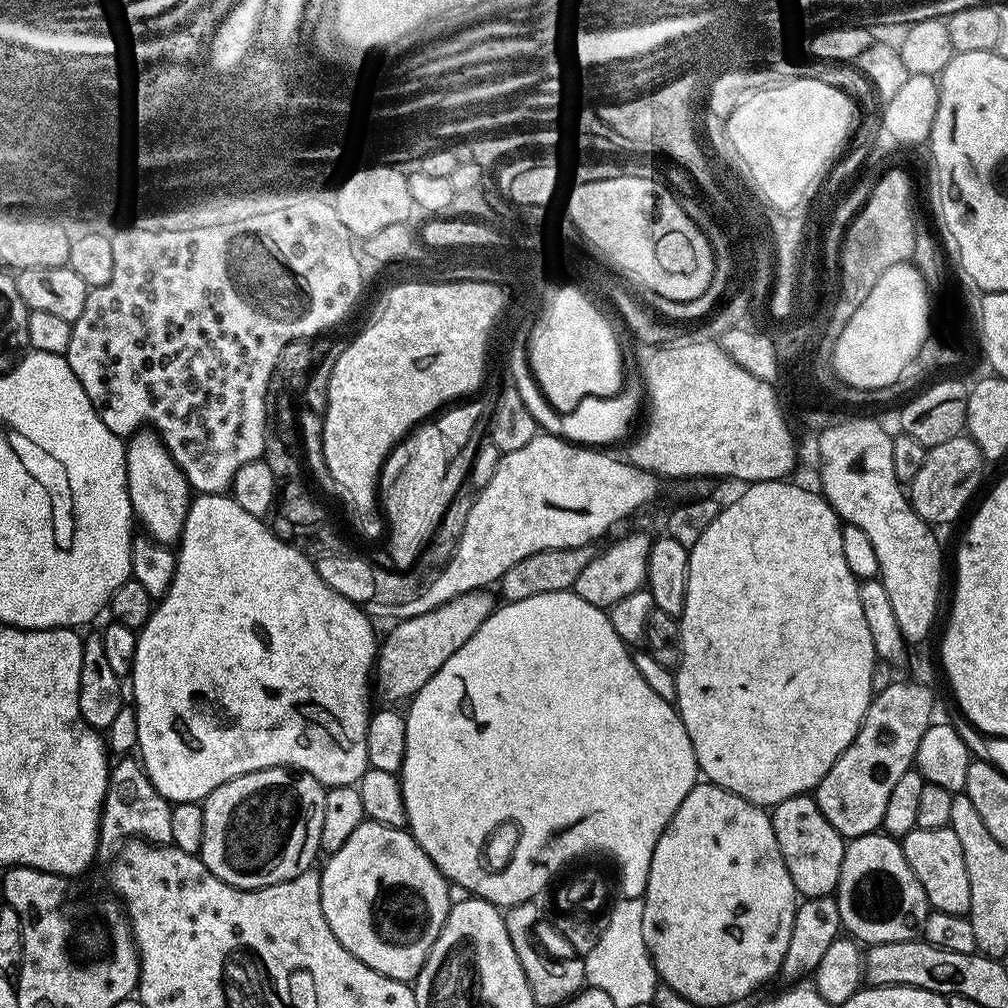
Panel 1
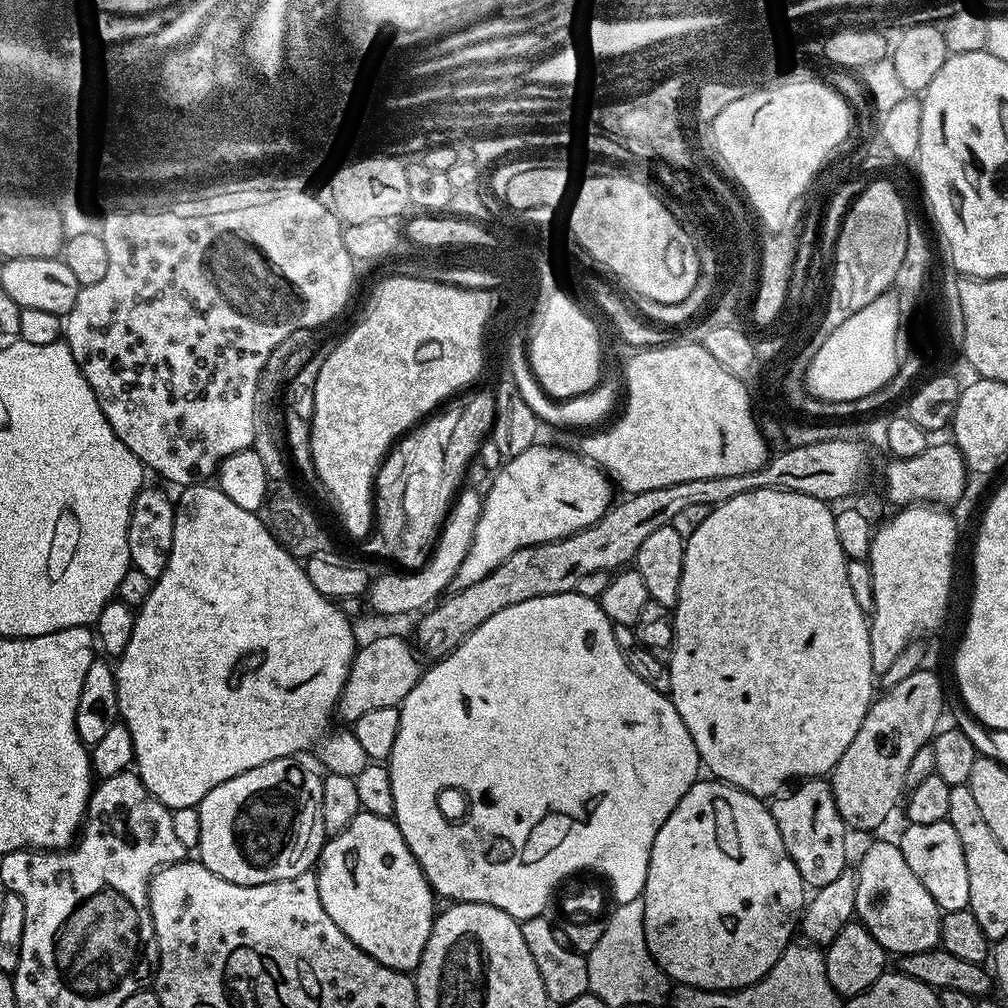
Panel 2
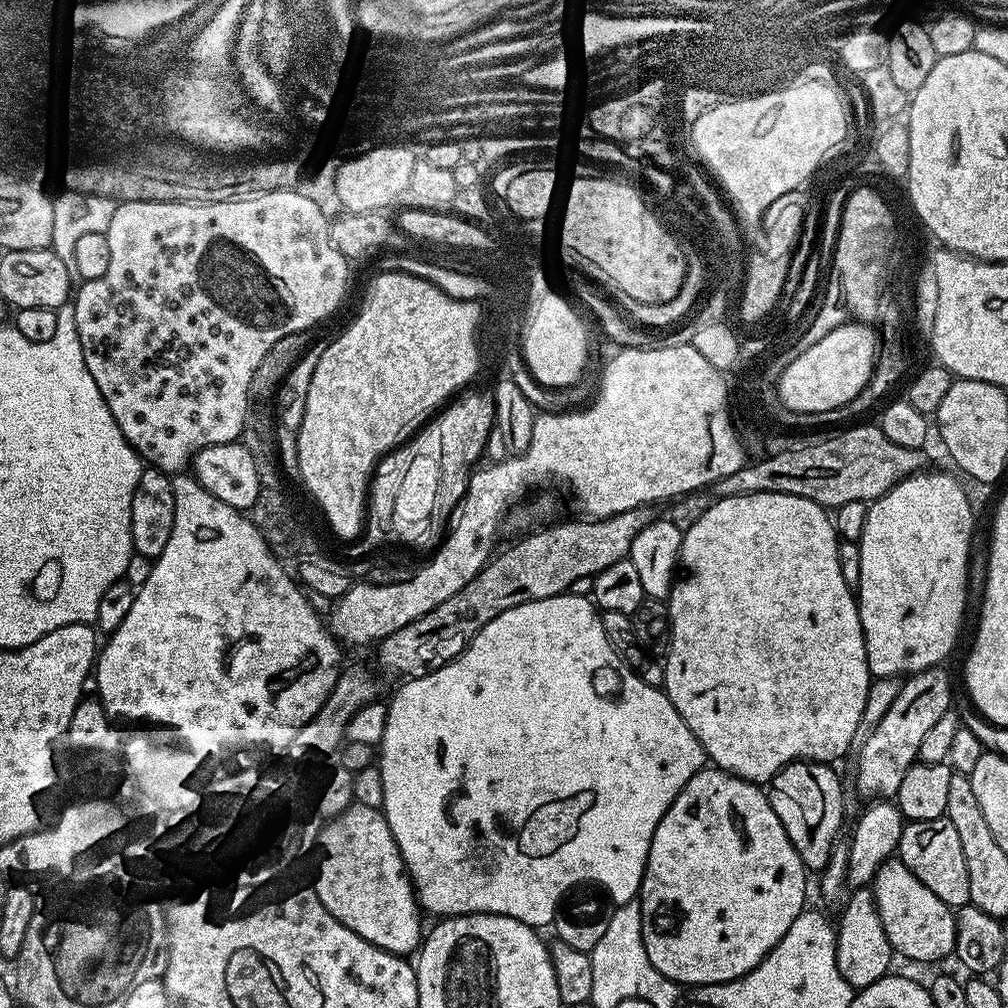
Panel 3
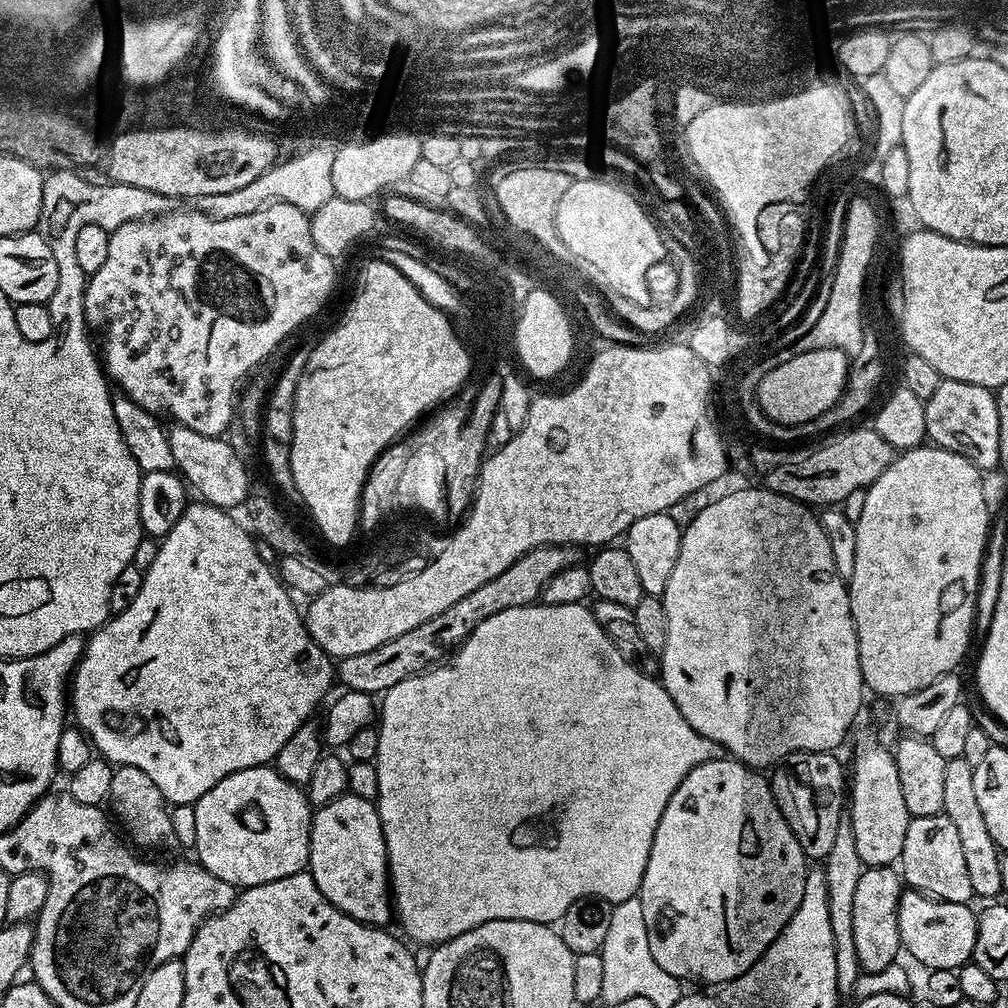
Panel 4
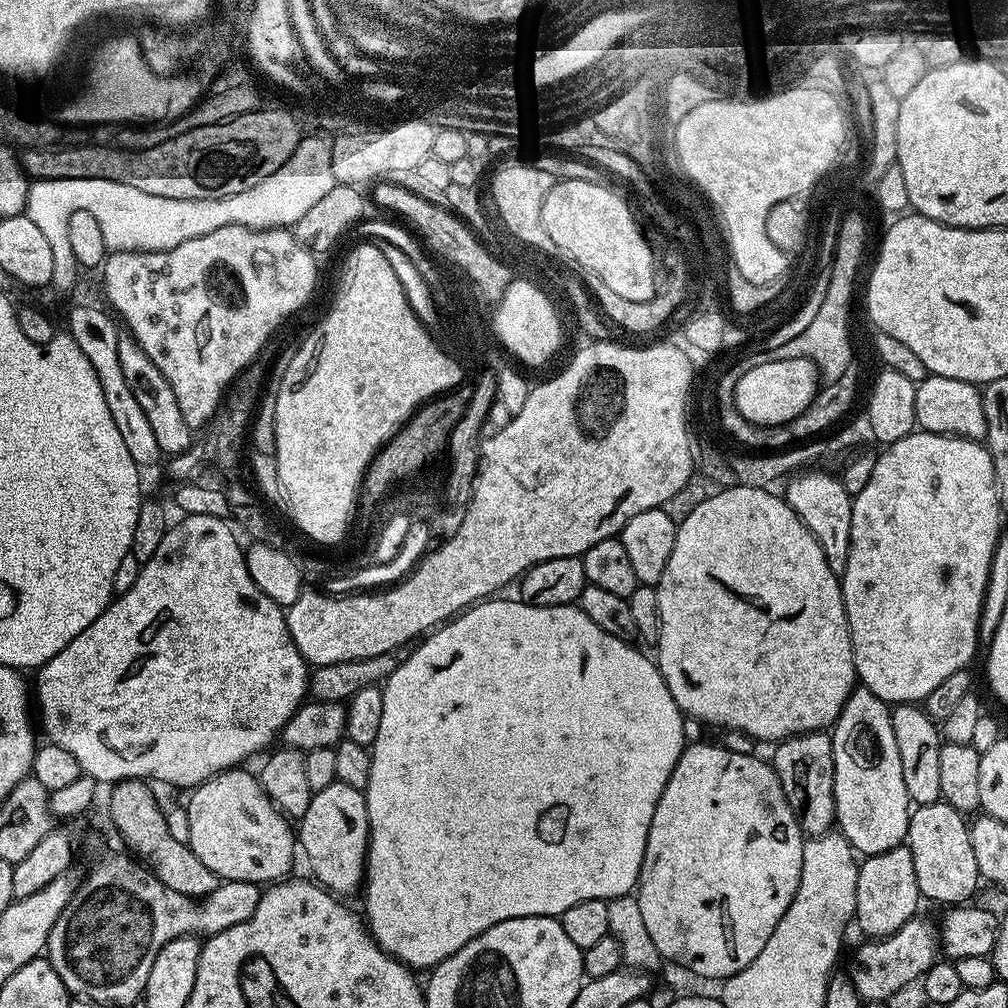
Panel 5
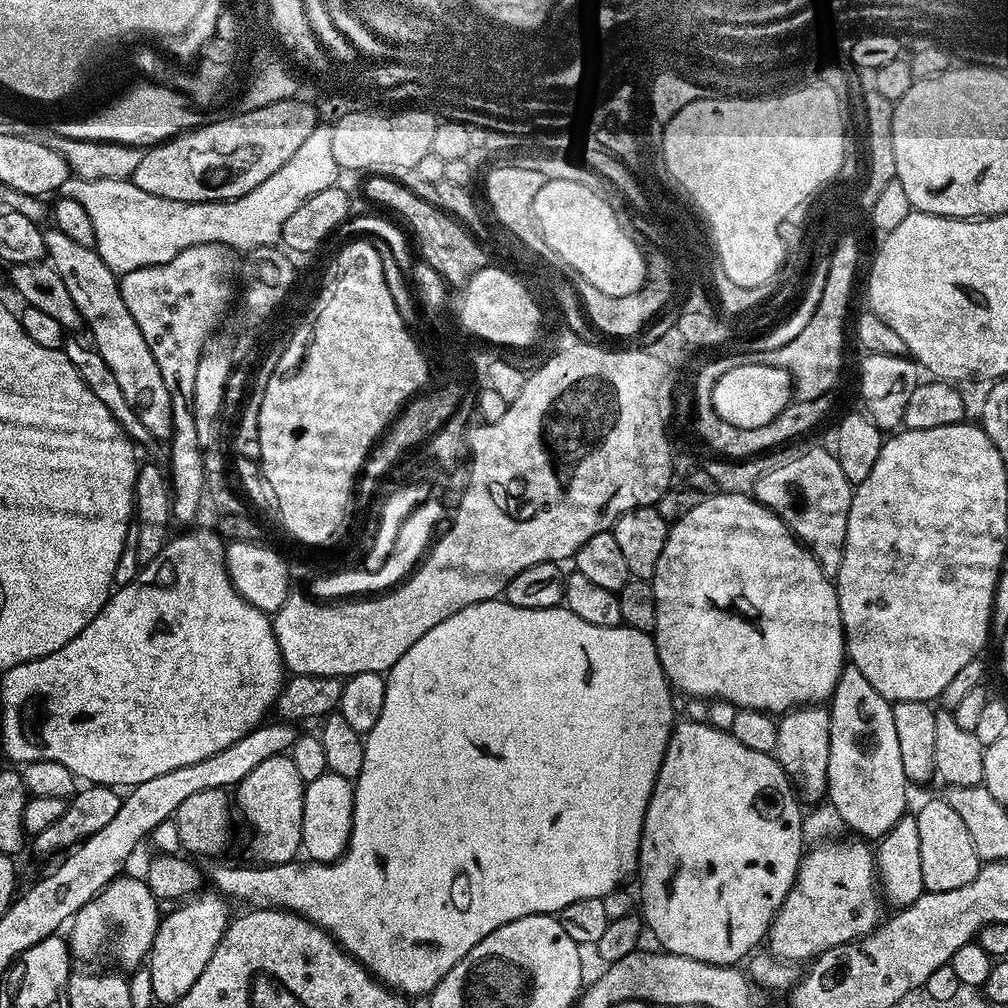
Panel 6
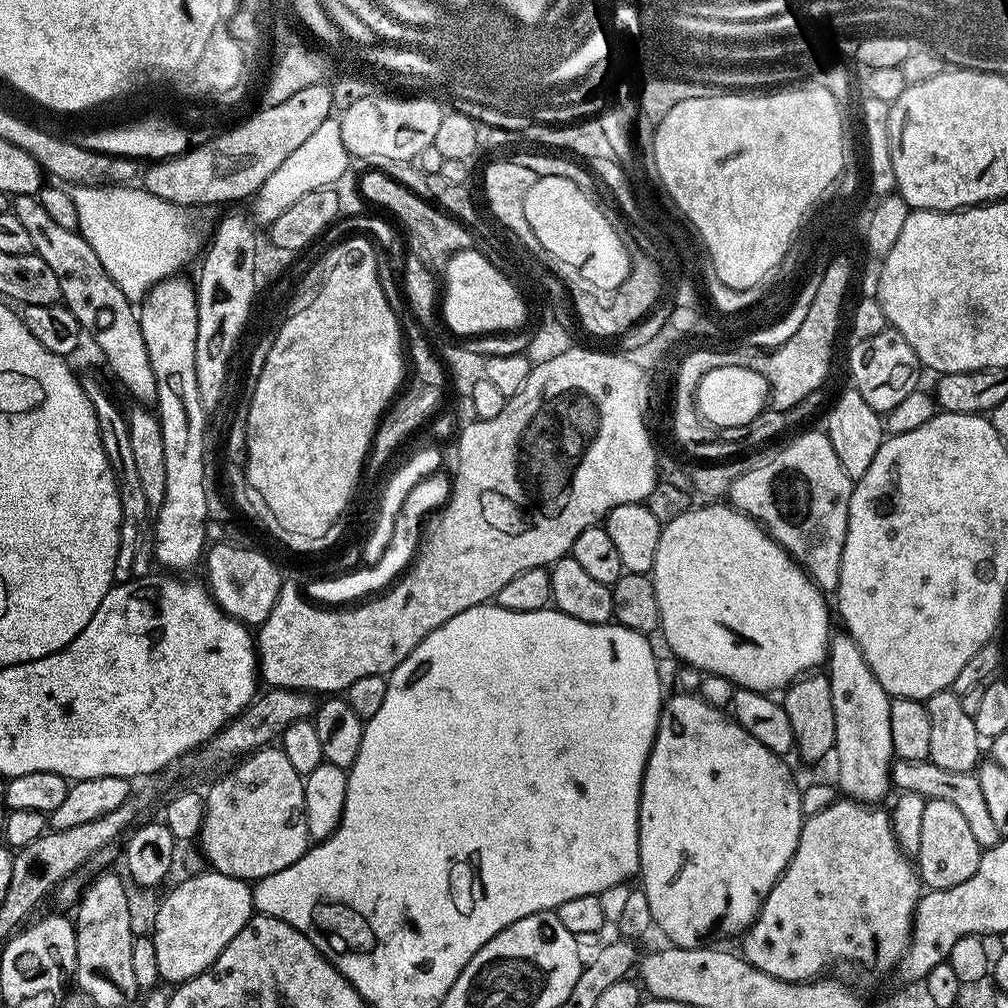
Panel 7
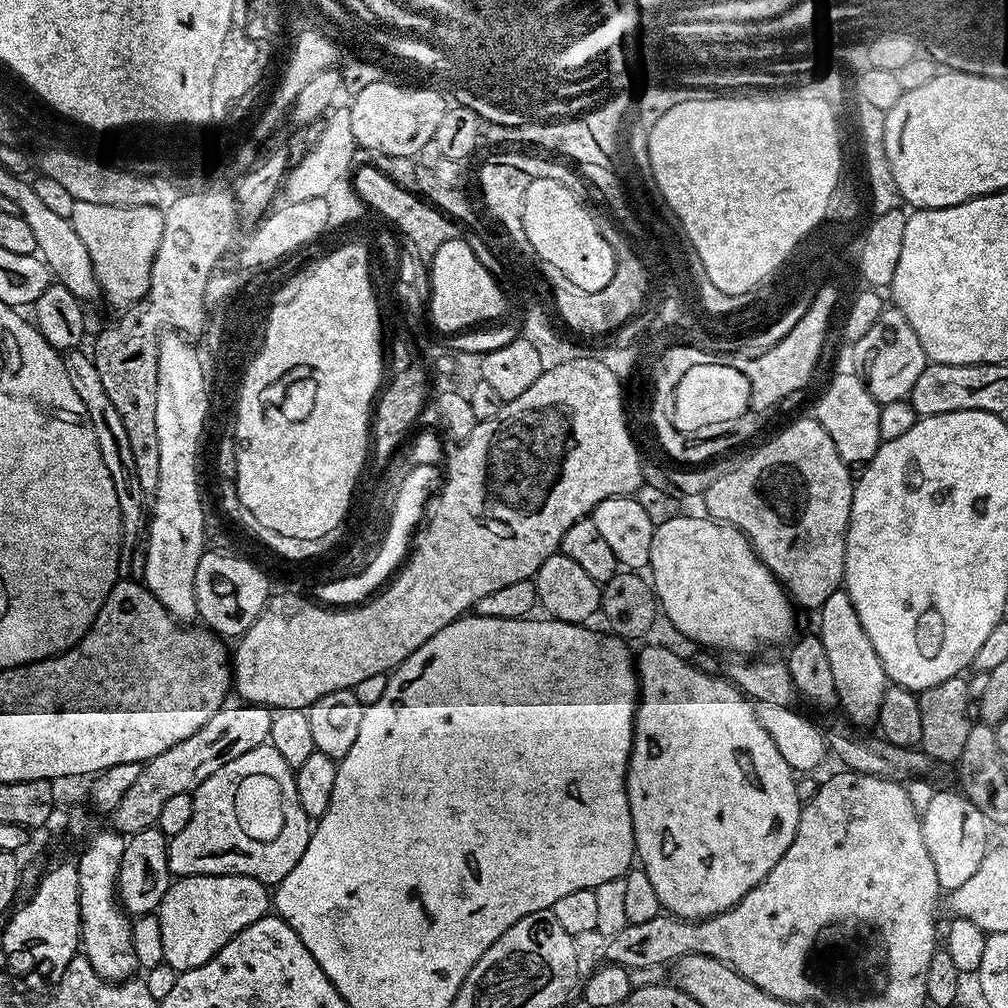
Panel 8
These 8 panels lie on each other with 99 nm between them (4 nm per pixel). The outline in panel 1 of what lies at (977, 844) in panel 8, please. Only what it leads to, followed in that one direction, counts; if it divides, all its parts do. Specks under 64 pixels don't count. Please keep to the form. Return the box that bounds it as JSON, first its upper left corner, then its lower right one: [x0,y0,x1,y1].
[902,827,970,915]

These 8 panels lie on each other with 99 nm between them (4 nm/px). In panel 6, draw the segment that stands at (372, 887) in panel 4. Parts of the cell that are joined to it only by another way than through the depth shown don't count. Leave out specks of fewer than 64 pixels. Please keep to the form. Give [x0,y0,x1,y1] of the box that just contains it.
[302,771,354,864]

